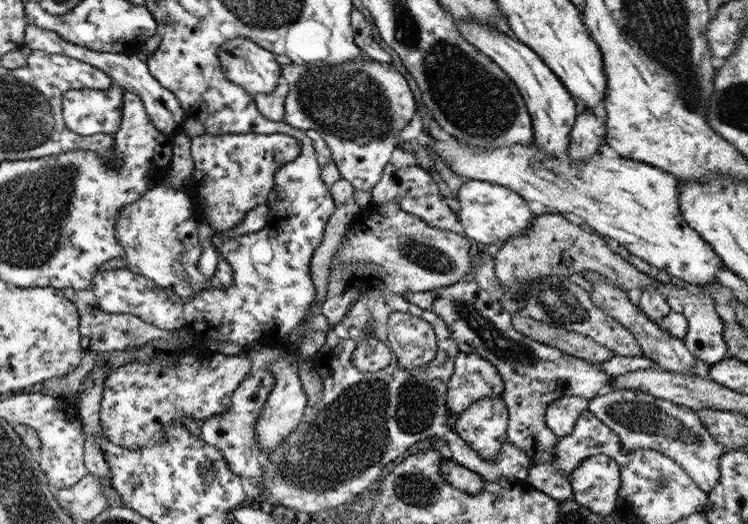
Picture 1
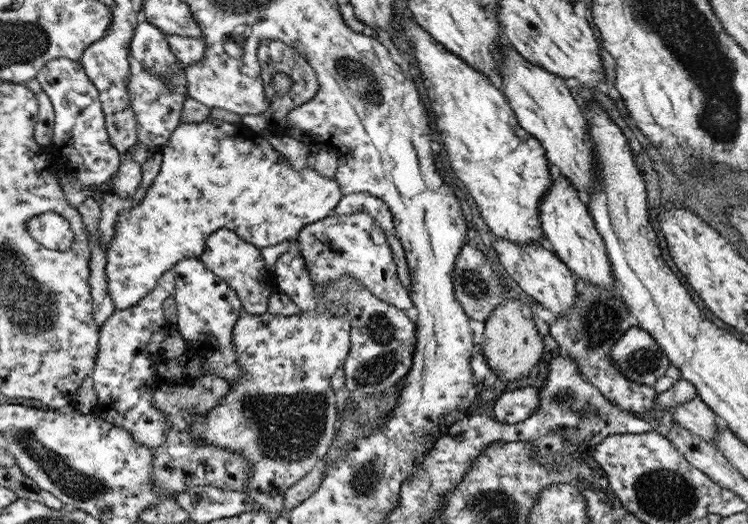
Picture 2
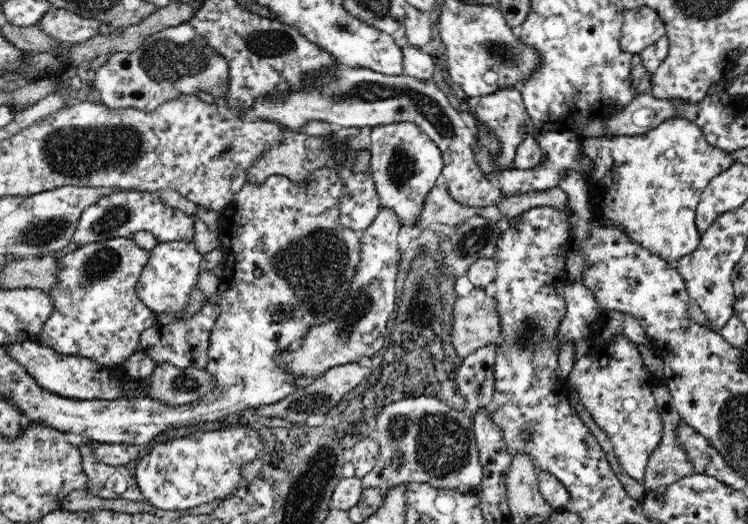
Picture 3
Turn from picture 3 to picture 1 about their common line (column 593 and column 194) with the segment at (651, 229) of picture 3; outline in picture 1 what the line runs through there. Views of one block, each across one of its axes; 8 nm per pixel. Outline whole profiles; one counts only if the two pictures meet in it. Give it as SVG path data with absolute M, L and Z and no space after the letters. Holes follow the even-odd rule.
M281 132L269 134L203 134L190 137L193 173L182 192L193 199L214 232L235 227L255 205L270 200L274 176L287 162L299 157L302 145L295 137Z

